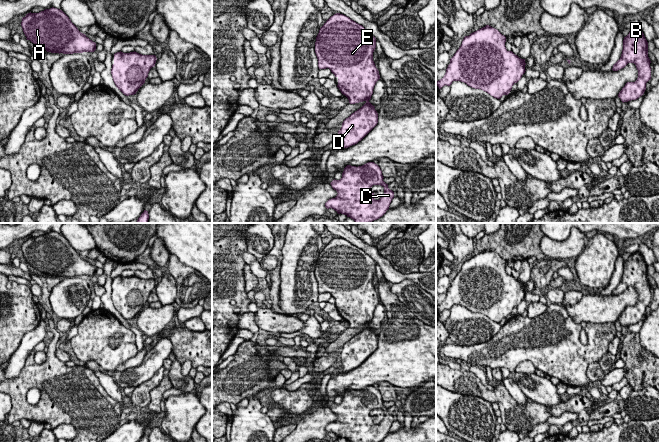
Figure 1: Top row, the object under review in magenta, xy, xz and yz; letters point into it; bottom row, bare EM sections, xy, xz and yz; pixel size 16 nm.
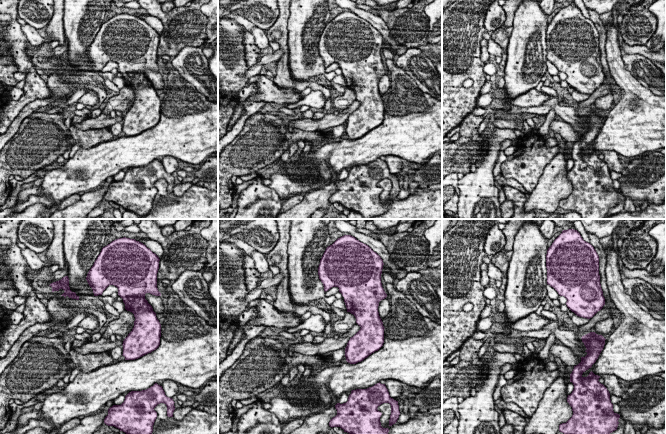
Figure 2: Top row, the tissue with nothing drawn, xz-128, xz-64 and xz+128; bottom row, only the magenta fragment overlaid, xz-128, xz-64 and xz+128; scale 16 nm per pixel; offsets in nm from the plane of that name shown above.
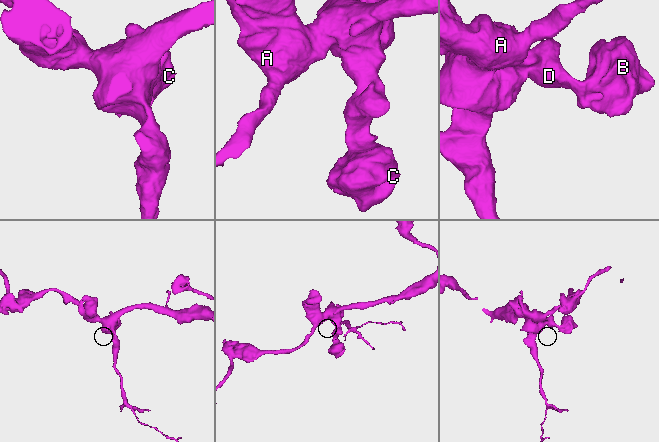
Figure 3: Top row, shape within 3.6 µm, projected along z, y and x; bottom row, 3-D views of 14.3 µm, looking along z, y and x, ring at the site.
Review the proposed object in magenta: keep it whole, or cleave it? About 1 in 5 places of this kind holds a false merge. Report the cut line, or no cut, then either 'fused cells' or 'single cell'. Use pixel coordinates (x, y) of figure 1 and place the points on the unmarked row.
no cut | single cell

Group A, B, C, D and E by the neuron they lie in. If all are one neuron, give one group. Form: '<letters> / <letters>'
A B C D E

